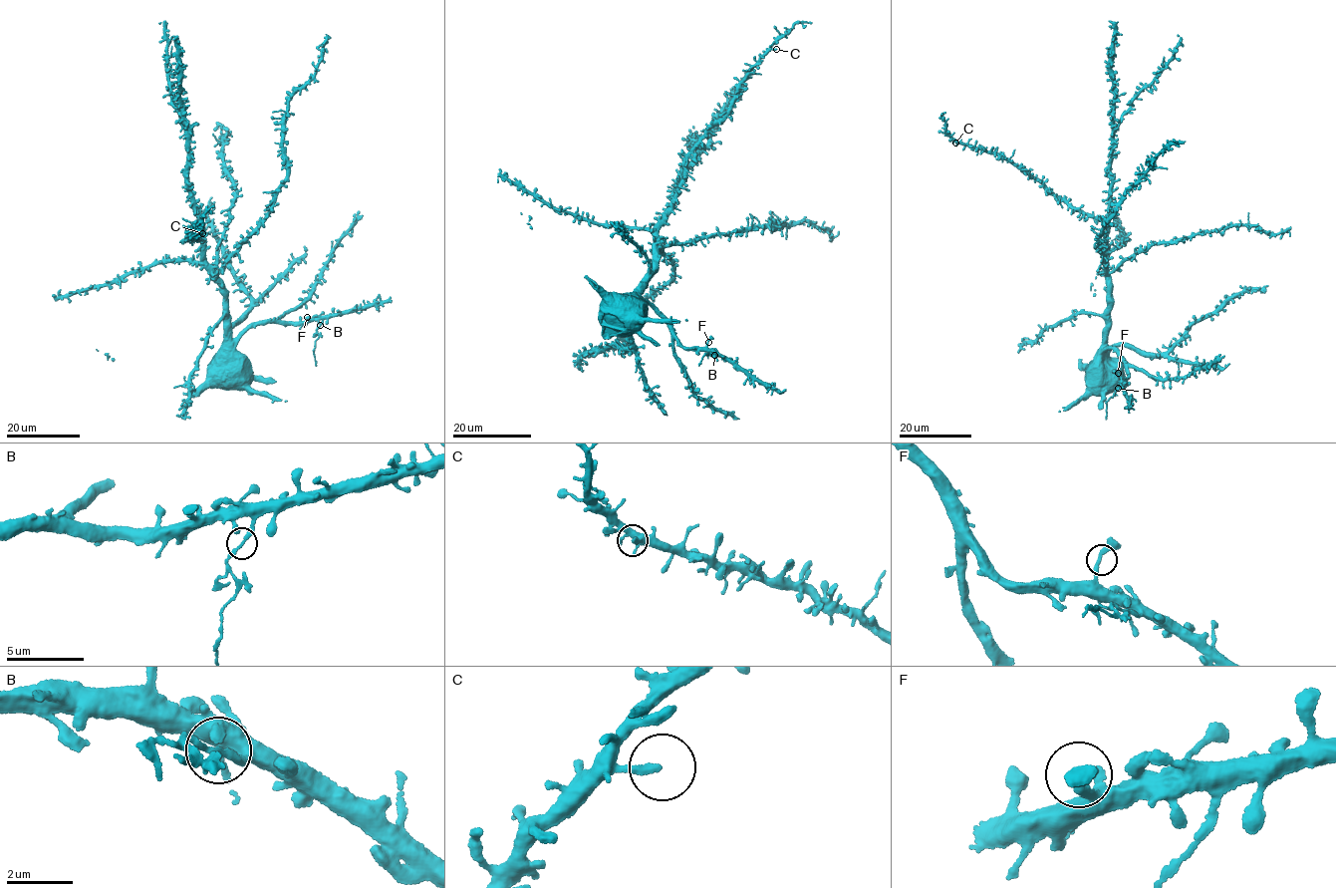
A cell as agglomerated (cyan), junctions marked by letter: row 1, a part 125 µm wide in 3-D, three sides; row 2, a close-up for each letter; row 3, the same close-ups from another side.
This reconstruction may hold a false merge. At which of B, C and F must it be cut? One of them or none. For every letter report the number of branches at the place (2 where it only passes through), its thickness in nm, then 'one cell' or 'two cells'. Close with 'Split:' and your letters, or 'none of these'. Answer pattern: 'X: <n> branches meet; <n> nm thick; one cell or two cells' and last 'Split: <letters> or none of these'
B: 2 branches meet; 200 nm thick; two cells
C: 1 branches meet; 280 nm thick; one cell
F: 2 branches meet; 260 nm thick; one cell
Split: B

